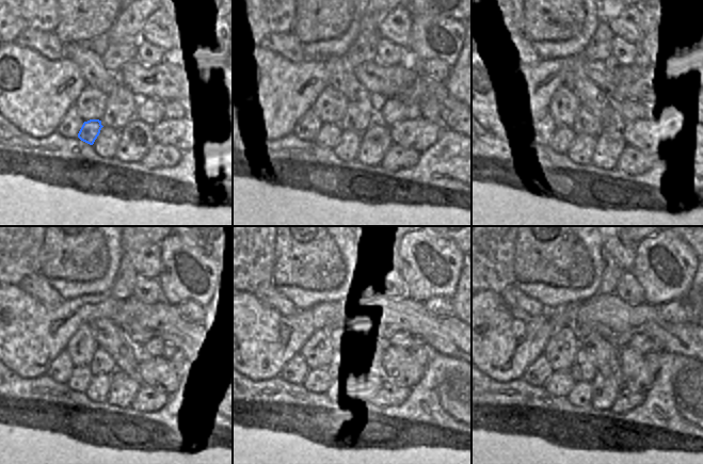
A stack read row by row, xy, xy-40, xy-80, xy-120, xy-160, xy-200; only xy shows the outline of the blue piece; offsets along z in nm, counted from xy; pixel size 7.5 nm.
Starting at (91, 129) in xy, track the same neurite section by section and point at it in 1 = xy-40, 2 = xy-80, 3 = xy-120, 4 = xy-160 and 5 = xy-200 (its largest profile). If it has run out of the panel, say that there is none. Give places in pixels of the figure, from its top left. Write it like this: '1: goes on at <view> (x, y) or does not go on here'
1: goes on at xy-40 (329, 134)
2: goes on at xy-80 (563, 137)
3: goes on at xy-120 (81, 377)
4: goes on at xy-160 (319, 380)
5: goes on at xy-200 (560, 383)

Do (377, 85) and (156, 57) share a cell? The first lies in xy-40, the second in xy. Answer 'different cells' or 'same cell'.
different cells

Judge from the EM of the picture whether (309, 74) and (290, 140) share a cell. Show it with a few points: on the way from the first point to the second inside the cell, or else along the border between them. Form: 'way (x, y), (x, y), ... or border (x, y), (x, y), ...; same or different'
border (292, 131), (285, 136), (268, 137); different

